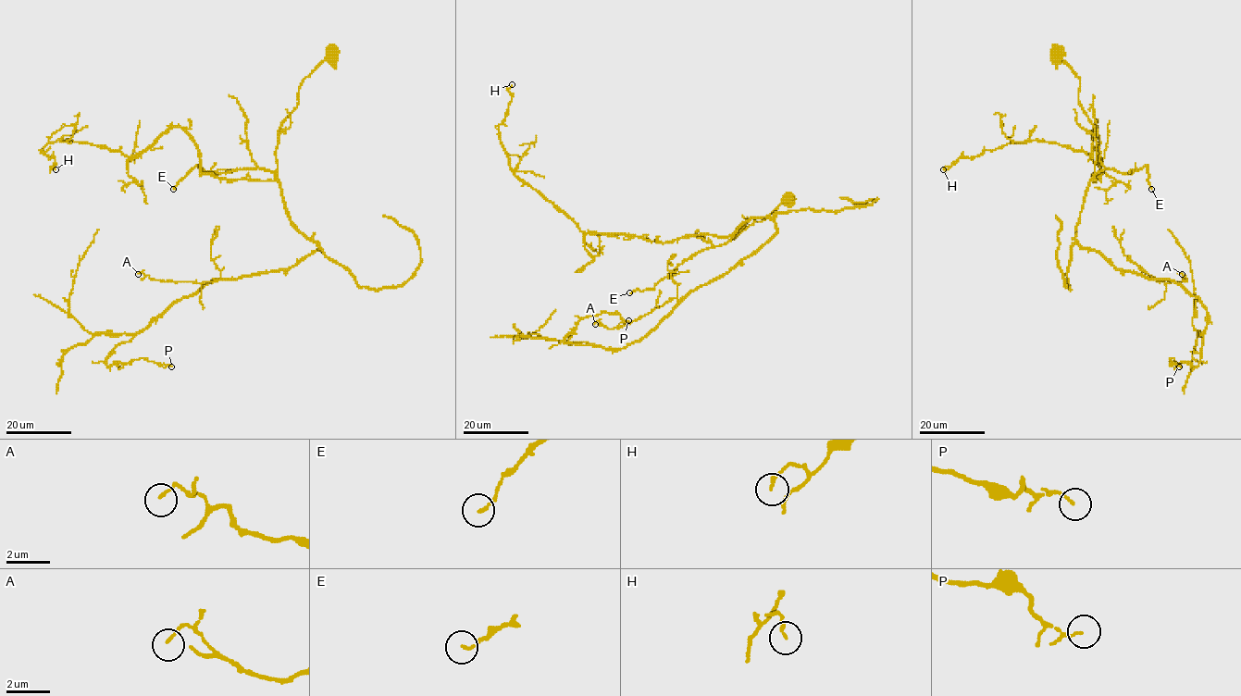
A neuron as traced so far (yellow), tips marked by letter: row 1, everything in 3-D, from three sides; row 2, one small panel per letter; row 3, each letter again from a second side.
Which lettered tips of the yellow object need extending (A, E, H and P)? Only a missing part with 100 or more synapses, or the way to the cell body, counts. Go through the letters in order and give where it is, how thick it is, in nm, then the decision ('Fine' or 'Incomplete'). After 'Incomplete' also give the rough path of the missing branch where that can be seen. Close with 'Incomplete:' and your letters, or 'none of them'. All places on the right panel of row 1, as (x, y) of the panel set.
A: Place: (1182, 274). Thickness 120 nm. Fine
E: Place: (1151, 189). Thickness 100 nm. Fine
H: Place: (943, 169). Thickness 130 nm. Fine
P: Place: (1179, 366). Thickness 70 nm. Fine
Incomplete: none of them

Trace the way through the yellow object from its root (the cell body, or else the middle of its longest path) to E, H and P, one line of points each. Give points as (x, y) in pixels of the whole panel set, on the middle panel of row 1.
E: (788, 199), (760, 222), (755, 219), (725, 243), (692, 254), (652, 289), (629, 292)
H: (788, 199), (734, 238), (693, 234), (659, 242), (582, 232), (510, 167), (498, 125), (511, 101), (512, 84)
P: (788, 199), (732, 238), (769, 217), (766, 242), (639, 340), (619, 349), (563, 341), (589, 316), (628, 320)

